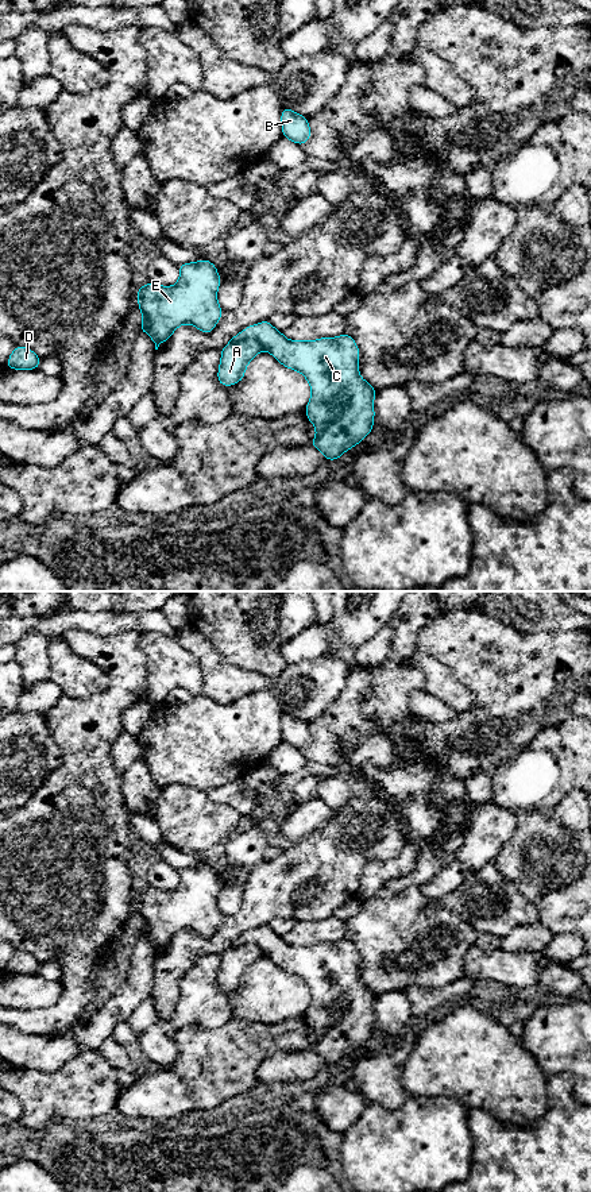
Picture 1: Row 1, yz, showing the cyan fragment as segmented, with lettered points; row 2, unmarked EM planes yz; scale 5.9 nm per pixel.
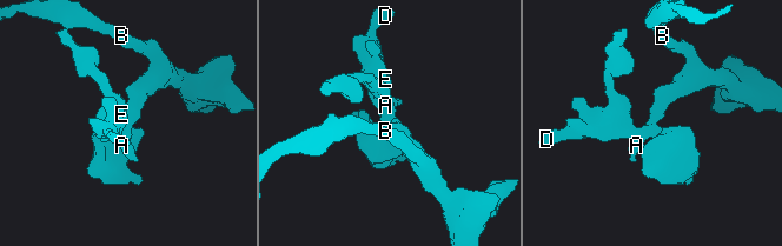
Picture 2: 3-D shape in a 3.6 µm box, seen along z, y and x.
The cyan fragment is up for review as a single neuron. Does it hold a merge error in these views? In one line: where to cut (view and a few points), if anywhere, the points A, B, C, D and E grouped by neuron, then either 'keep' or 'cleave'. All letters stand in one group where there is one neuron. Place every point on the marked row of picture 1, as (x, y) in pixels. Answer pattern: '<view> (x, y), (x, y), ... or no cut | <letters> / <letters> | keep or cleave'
yz (230, 343), (255, 338), (263, 348) | A B / C D E | cleave

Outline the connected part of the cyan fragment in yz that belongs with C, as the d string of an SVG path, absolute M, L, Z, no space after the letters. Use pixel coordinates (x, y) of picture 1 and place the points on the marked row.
M269 320L248 325L229 343L243 339L258 339L262 348L271 354L282 366L301 373L310 385L310 400L305 408L306 418L316 428L316 437L310 441L325 460L337 460L345 451L358 445L374 428L375 387L359 374L360 351L351 335L345 332L336 337L316 340L290 340L271 325Z

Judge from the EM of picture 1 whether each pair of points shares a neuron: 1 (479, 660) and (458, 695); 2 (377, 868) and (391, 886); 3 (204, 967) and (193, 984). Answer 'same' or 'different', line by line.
1: different
2: different
3: same

